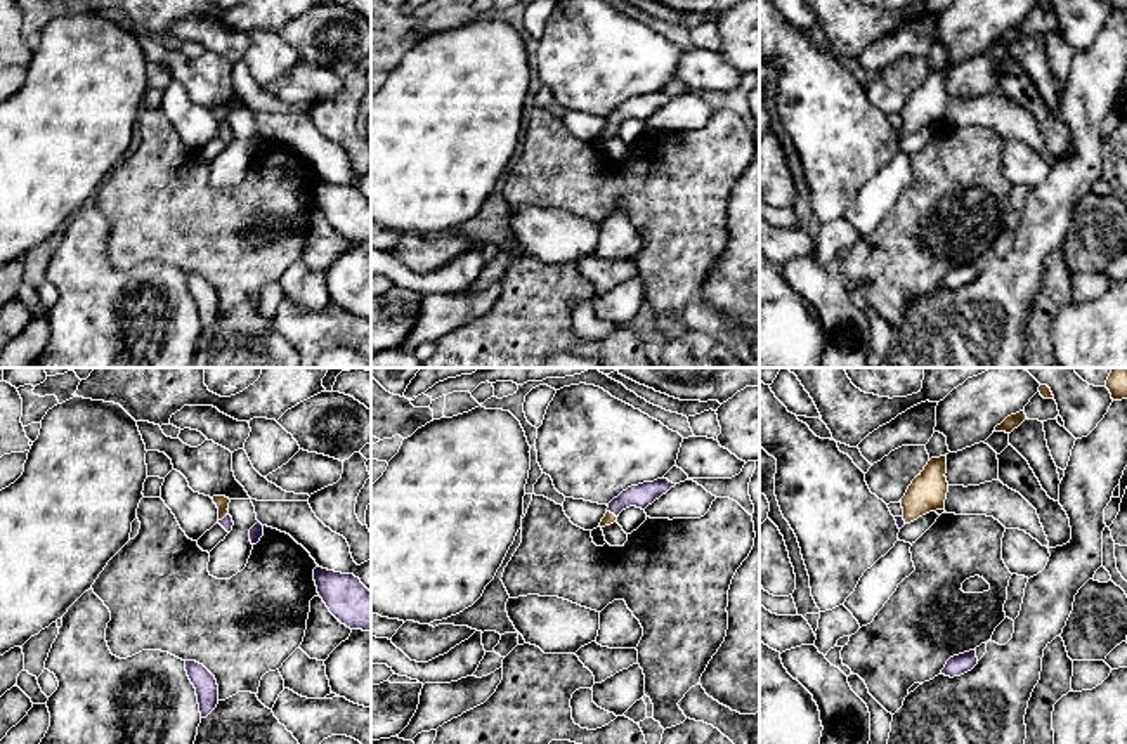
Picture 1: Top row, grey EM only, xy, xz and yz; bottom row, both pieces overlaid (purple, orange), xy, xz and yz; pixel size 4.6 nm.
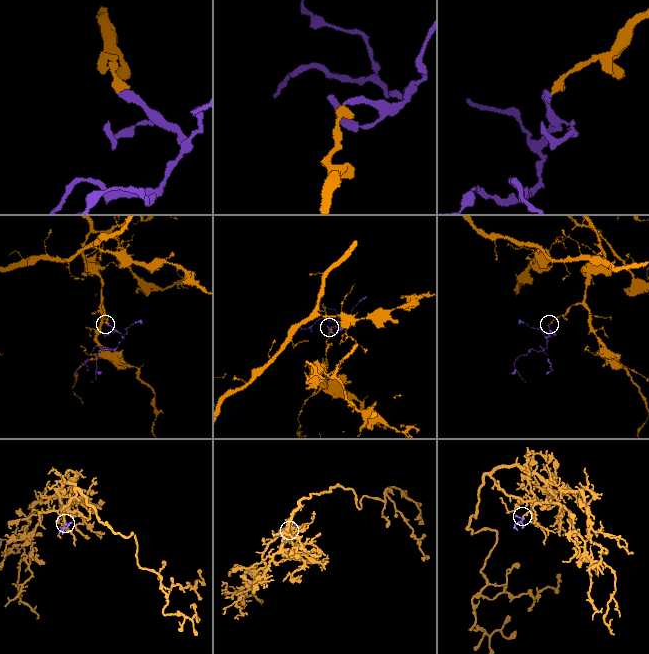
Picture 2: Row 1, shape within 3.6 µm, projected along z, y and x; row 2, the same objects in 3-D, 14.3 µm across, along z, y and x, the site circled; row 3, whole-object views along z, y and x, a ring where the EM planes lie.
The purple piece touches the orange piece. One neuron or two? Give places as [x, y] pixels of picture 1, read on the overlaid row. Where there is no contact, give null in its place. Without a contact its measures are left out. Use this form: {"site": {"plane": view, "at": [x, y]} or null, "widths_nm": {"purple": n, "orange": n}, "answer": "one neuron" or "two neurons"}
{"site": {"plane": "xy", "at": [224, 517]}, "widths_nm": {"purple": 60, "orange": 60}, "answer": "one neuron"}

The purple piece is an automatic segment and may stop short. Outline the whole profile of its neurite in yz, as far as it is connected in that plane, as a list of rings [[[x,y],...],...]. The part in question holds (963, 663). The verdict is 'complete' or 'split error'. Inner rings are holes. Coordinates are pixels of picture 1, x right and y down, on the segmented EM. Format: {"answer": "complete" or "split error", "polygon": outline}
{"answer": "complete", "polygon": [[[969,650],[969,652],[950,657],[945,668],[941,669],[941,675],[950,678],[961,676],[971,671],[976,664],[978,664],[976,650]]]}

